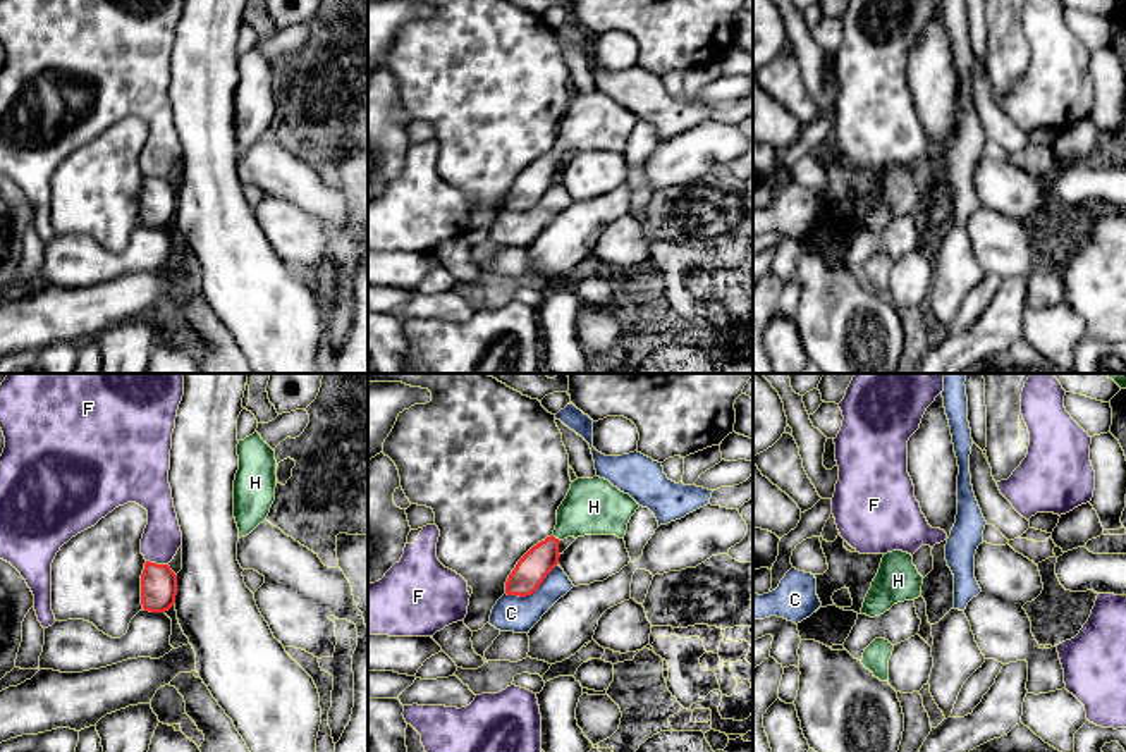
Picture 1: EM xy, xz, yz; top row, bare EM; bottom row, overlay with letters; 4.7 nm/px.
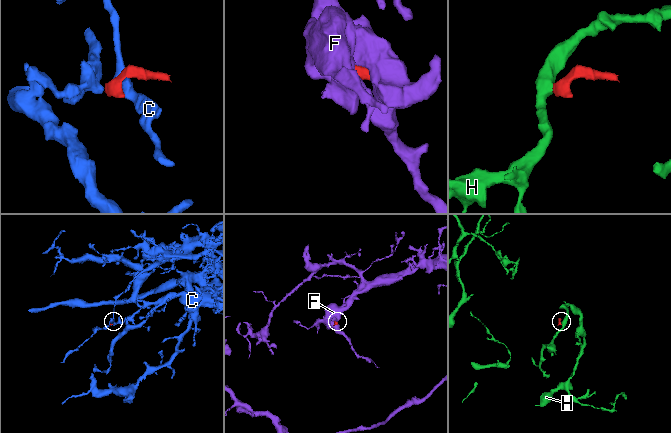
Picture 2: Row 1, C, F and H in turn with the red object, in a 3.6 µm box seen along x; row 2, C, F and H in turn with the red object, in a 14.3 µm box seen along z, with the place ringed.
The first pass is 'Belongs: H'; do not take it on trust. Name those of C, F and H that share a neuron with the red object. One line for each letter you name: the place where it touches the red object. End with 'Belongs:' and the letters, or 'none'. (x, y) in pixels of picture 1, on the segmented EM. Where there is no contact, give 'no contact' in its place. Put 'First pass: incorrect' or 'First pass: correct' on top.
First pass: correct
H: contact xz (554, 537)
Belongs: H

